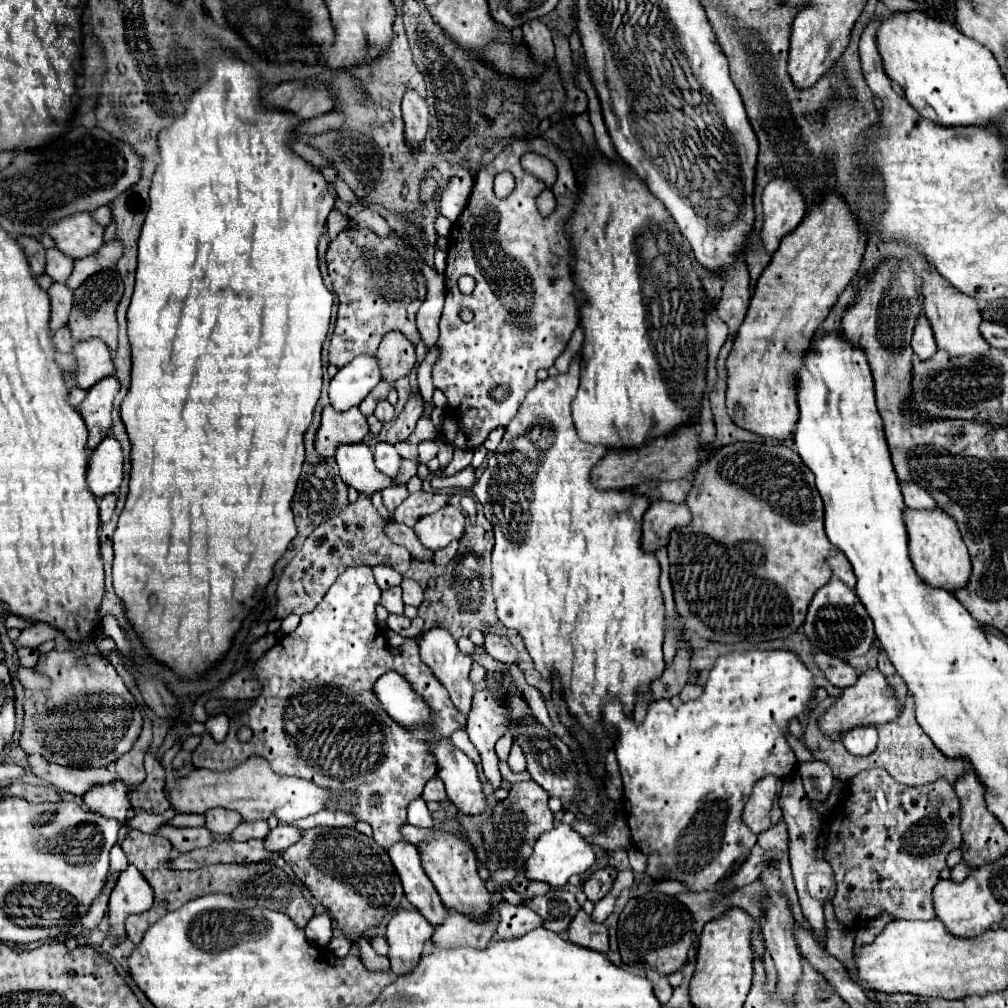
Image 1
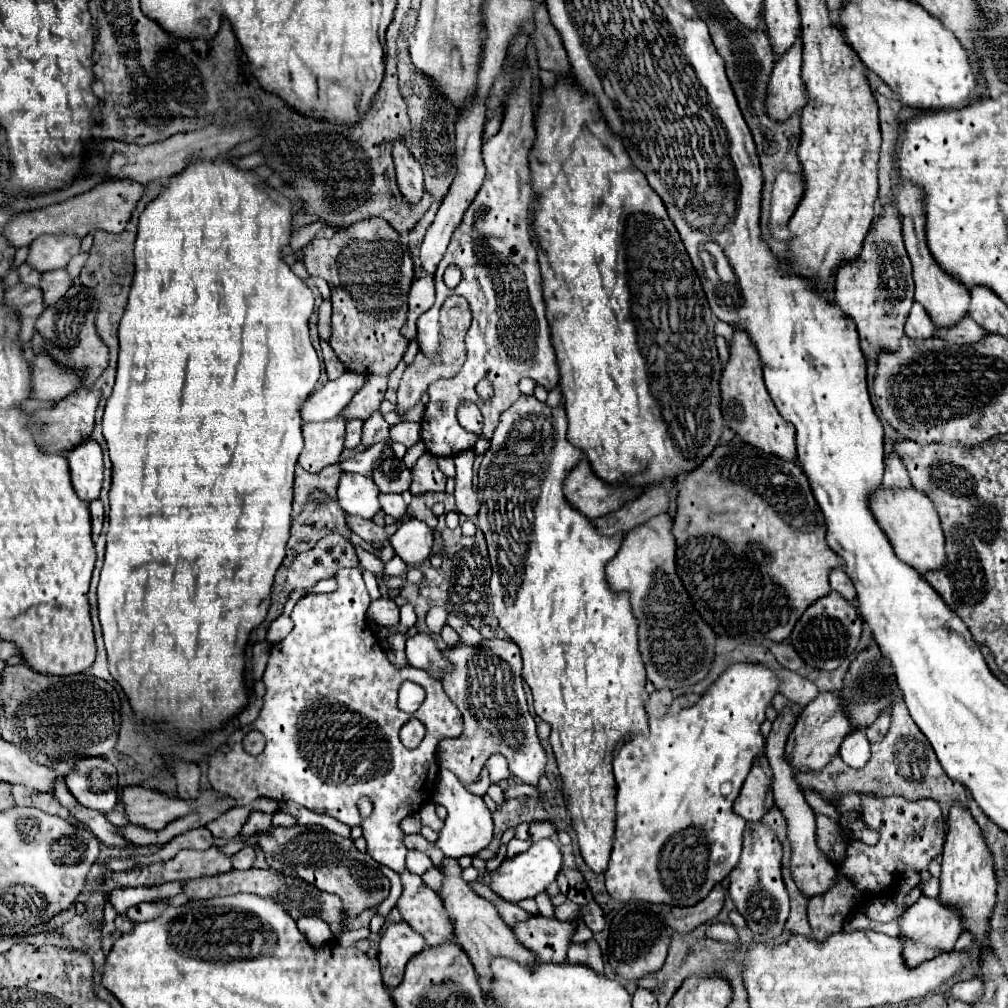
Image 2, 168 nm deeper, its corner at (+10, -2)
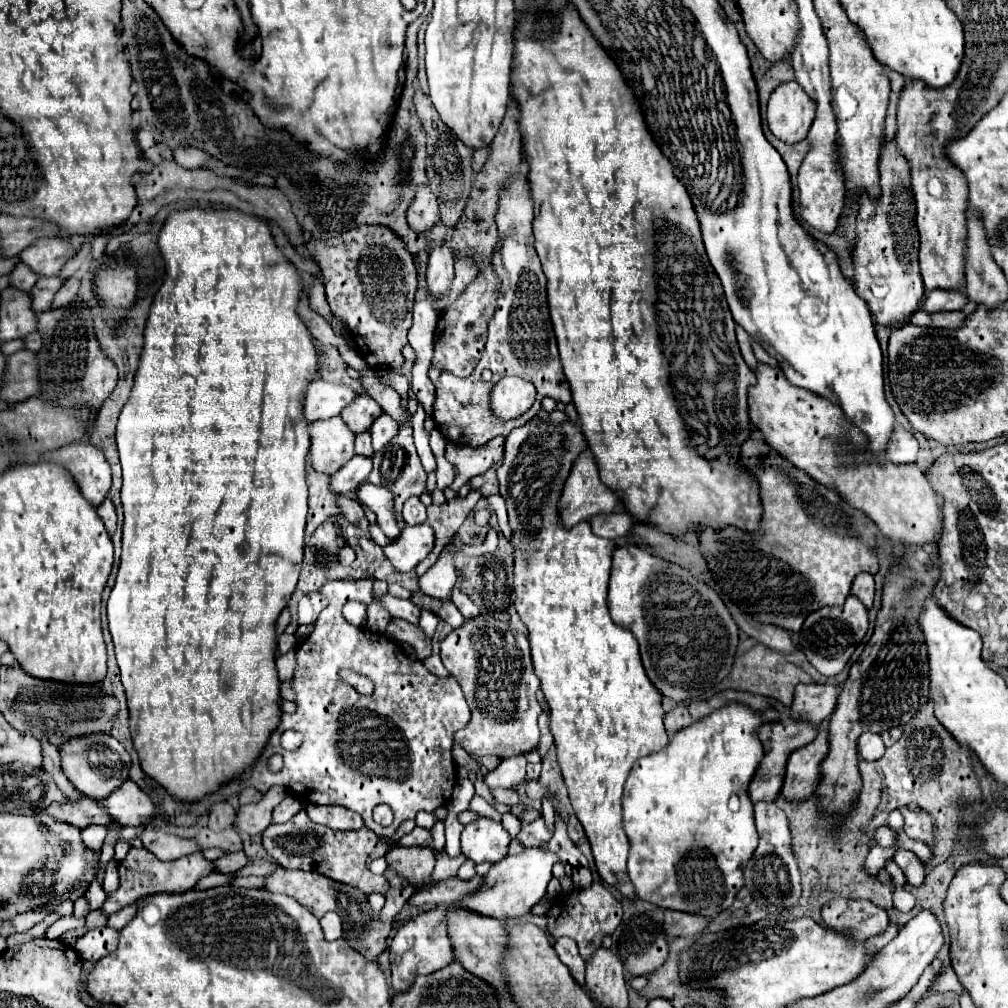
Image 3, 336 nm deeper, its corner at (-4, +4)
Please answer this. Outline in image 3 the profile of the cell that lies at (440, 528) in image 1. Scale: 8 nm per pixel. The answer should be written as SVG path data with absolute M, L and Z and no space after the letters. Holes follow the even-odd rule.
M430 524L406 526L402 534L384 548L386 558L398 572L414 570L434 548L434 530Z

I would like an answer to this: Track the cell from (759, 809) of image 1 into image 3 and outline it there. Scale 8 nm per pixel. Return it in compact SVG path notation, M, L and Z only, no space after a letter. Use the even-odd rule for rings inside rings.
M782 718L780 722L766 722L760 730L758 730L758 738L764 746L764 758L748 786L748 794L750 794L750 800L756 804L756 802L774 802L780 794L780 788L782 788L782 782L784 782L784 768L786 768L786 760L790 756L792 750L812 742L816 736L816 728L808 726L806 722L794 722L792 718Z

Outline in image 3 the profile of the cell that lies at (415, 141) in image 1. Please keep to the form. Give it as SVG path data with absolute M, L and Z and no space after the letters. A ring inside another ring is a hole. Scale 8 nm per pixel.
M420 184L408 208L408 224L414 230L428 230L438 222L438 198L432 194L430 184Z

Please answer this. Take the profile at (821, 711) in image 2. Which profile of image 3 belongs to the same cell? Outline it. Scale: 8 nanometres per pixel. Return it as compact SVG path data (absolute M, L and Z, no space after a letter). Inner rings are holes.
M820 724L814 742L790 754L782 796L788 796L788 800L804 800L816 790L816 784L822 780L822 762L828 756L828 746L828 730Z

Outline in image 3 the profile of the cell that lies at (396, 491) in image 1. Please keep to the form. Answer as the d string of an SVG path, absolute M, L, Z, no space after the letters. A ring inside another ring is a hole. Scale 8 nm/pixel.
M410 496L410 498L404 502L402 516L404 516L404 520L406 520L408 526L426 522L426 506L420 502L418 496Z

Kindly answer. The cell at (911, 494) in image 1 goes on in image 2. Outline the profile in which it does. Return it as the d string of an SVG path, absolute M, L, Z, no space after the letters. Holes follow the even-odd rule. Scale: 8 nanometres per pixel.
M886 454L884 458L884 480L882 480L884 488L912 488L910 480L908 480L908 472L902 464L902 460L898 460L898 456Z

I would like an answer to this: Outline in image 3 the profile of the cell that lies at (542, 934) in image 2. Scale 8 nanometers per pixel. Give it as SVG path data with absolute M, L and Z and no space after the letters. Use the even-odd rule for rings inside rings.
M556 938L554 948L556 948L558 958L568 966L572 978L574 978L580 986L584 986L584 984L586 984L586 982L584 982L584 958L580 956L576 942L574 942L572 938Z

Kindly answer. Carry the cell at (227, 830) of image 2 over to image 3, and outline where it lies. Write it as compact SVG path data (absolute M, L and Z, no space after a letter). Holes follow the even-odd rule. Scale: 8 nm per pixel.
M272 786L262 796L260 802L240 806L240 810L236 812L234 828L246 834L262 834L272 824L274 806L278 806L284 798L286 798L286 792L282 790L282 786Z

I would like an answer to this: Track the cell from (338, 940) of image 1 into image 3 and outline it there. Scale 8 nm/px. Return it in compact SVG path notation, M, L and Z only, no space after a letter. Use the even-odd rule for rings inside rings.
M478 816L474 822L464 826L462 832L462 854L476 864L480 862L498 862L506 856L510 844L510 834L488 816Z

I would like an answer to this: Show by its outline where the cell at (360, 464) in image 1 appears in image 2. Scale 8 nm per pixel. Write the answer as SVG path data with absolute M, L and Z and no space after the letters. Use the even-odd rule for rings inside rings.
M342 474L338 484L338 504L348 514L358 514L362 518L374 518L380 510L378 486L372 478L362 474Z

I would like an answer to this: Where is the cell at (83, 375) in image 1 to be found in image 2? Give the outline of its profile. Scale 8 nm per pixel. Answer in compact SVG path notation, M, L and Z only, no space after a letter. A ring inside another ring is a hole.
M44 352L36 354L28 364L32 368L32 394L30 394L30 398L58 402L64 396L68 396L80 388L80 376L70 370L64 372Z

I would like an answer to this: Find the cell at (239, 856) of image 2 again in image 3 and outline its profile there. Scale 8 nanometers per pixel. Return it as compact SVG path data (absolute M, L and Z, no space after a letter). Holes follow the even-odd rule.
M242 850L240 852L230 852L230 854L216 860L216 872L222 872L222 874L236 872L238 868L246 866L246 862L248 862L248 856Z

